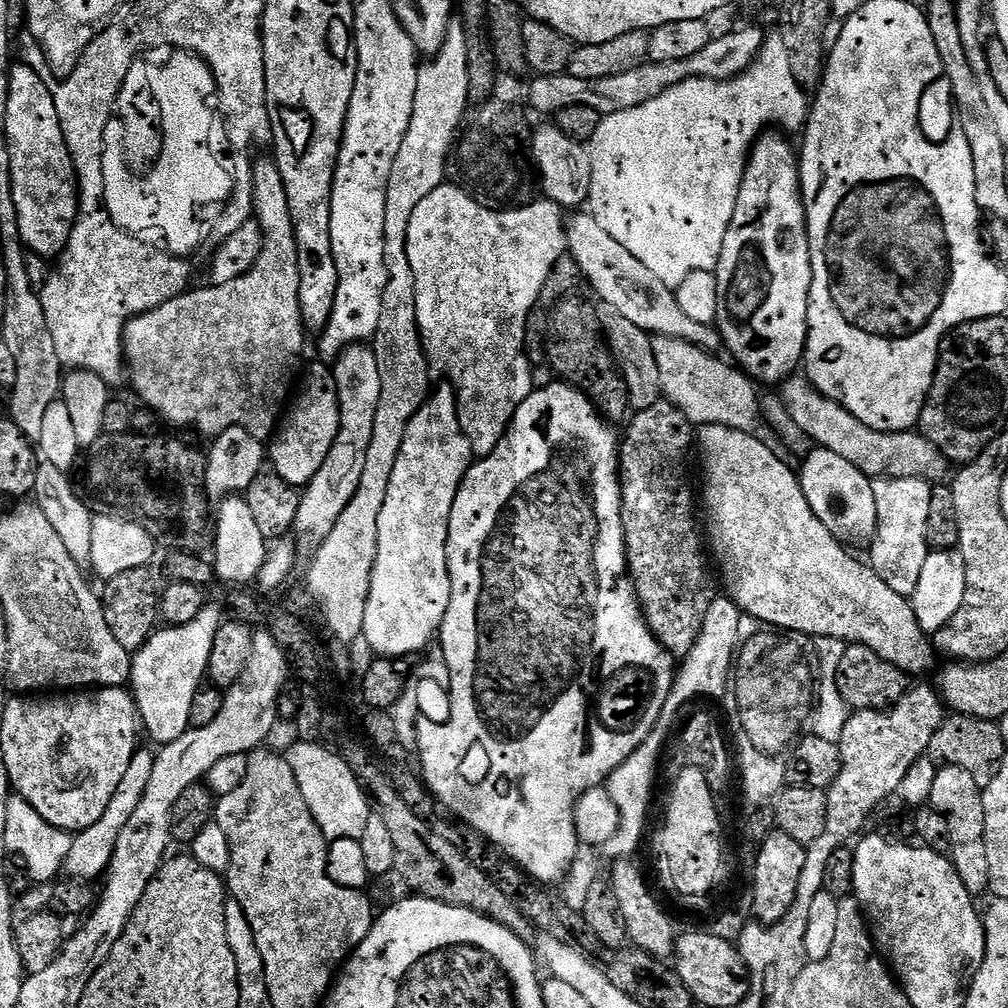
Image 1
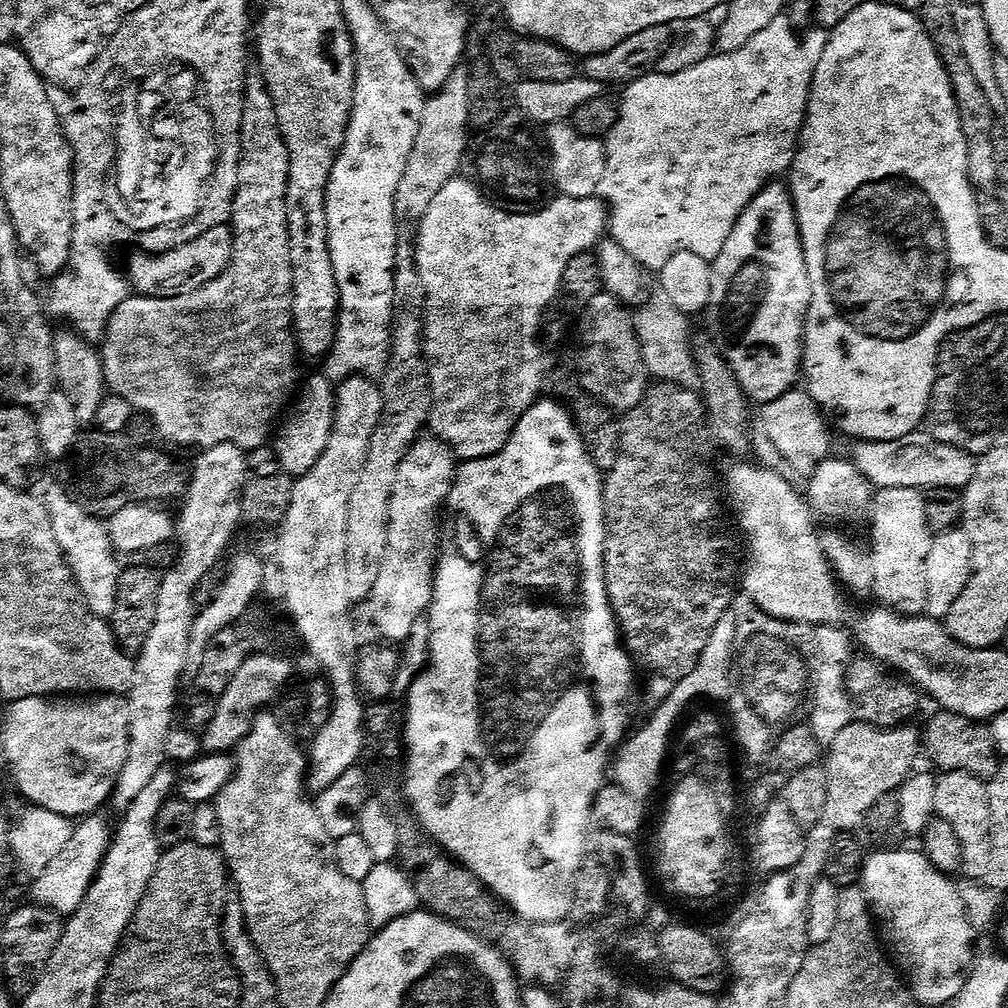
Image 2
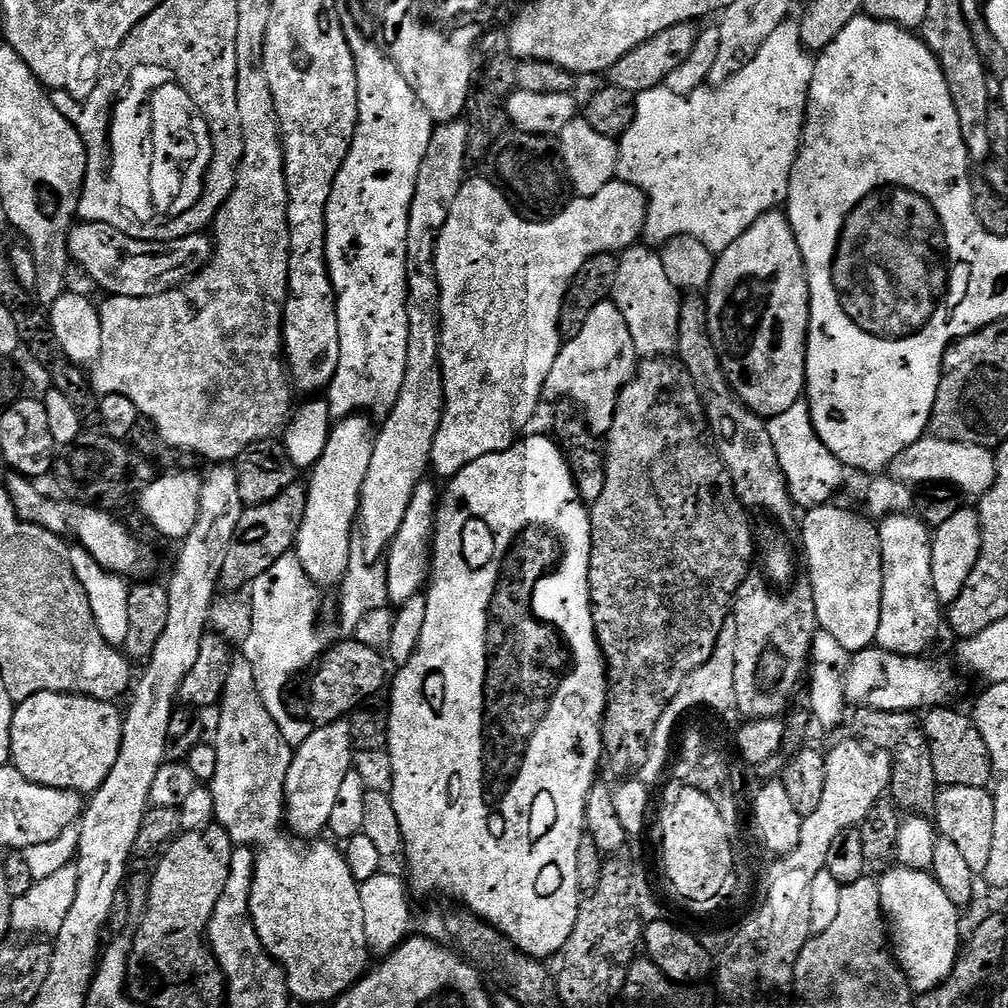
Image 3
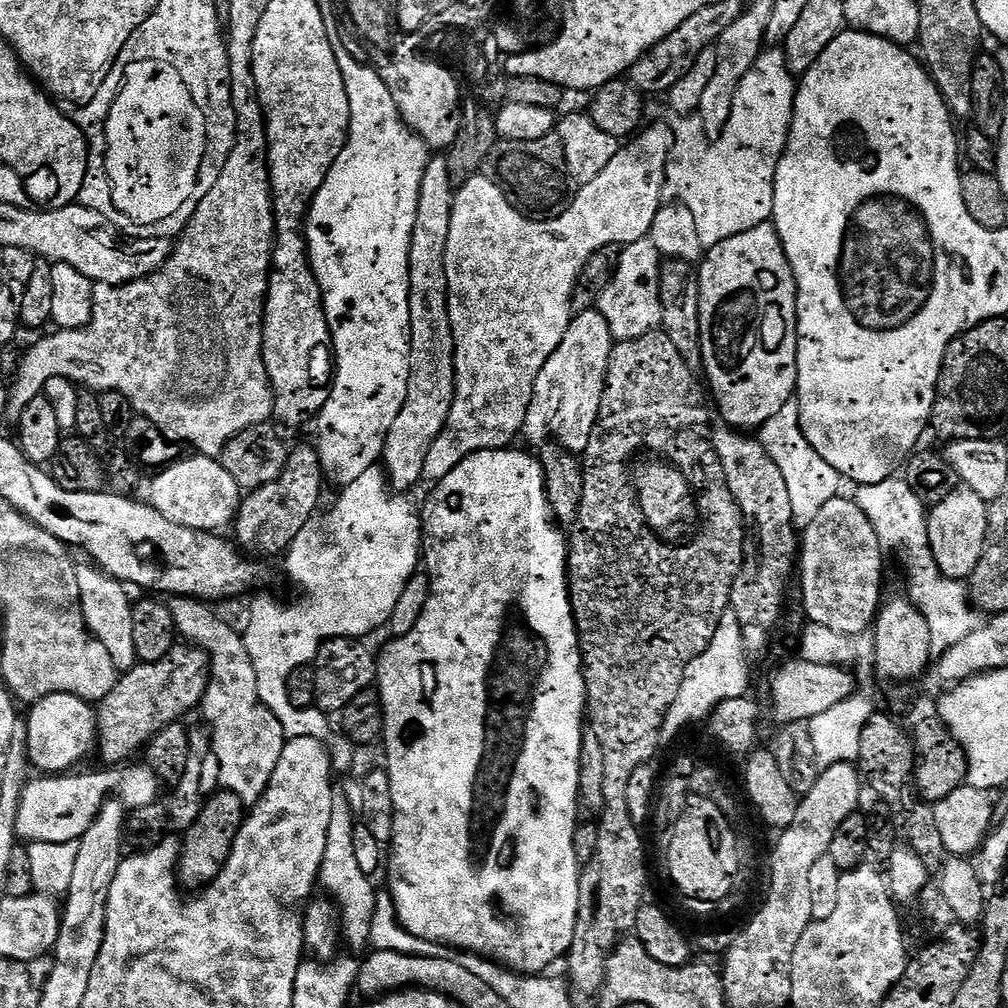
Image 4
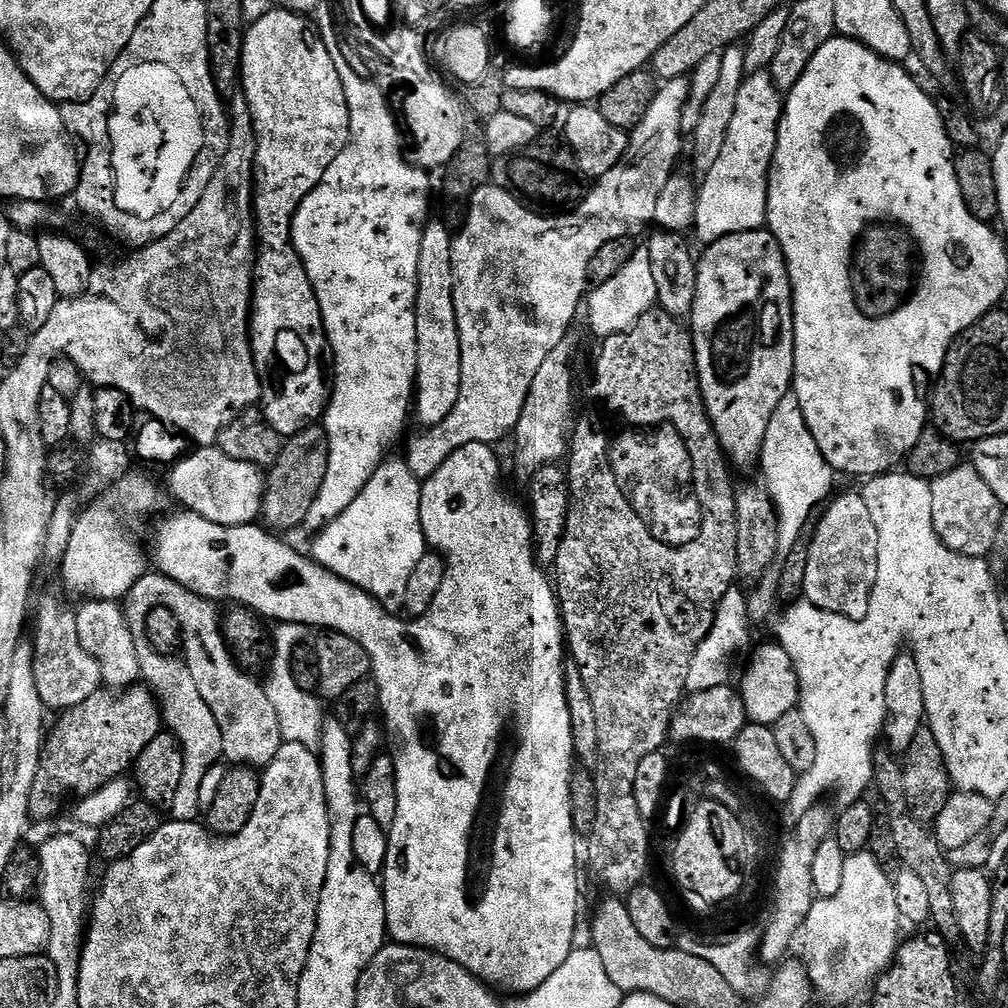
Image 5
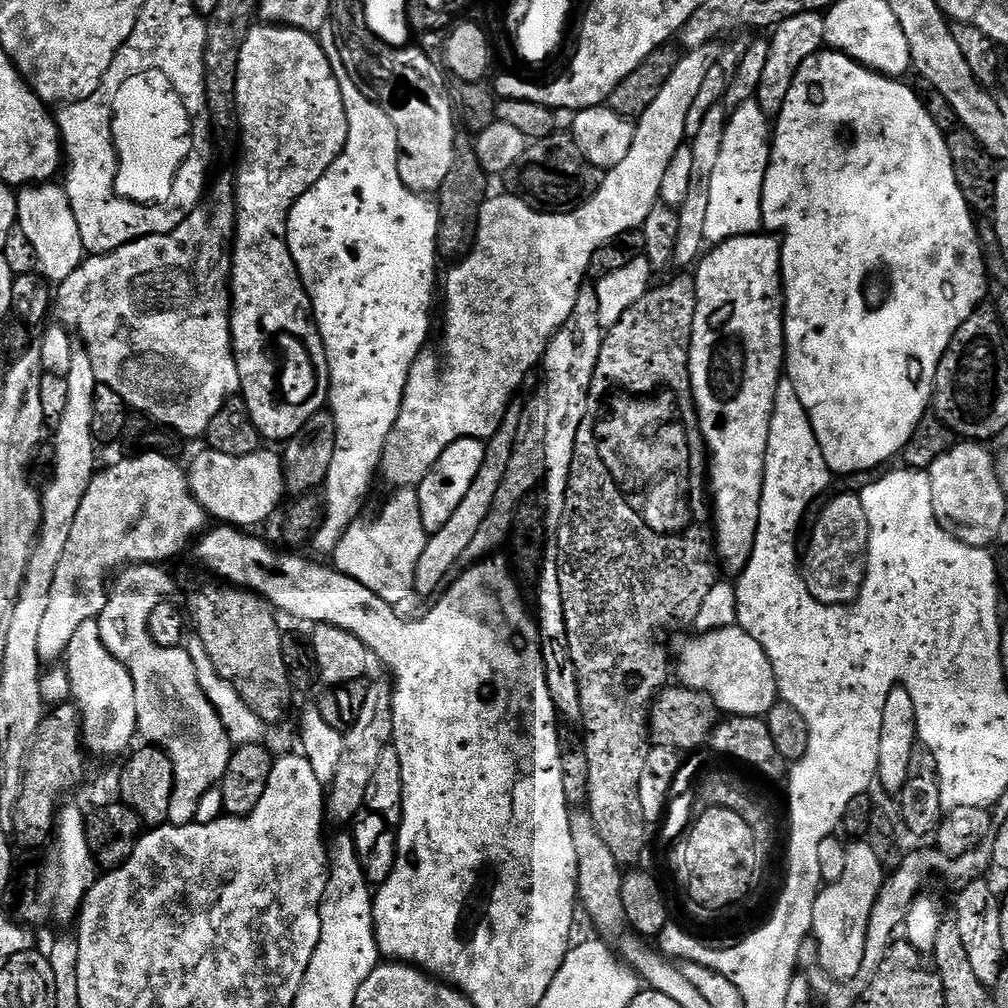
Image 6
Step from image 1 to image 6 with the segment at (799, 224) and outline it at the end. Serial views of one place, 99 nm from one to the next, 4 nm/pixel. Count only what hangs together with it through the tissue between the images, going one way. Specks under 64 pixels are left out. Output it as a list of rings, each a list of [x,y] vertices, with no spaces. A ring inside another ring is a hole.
[[[753,234],[730,238],[715,245],[711,251],[694,268],[696,313],[692,327],[692,348],[688,350],[688,365],[692,393],[696,399],[696,415],[700,418],[700,433],[704,435],[707,454],[712,455],[710,500],[714,505],[716,555],[723,571],[725,568],[728,572],[739,574],[750,562],[758,534],[770,418],[776,391],[786,368],[784,281],[780,275],[780,241],[775,235]]]

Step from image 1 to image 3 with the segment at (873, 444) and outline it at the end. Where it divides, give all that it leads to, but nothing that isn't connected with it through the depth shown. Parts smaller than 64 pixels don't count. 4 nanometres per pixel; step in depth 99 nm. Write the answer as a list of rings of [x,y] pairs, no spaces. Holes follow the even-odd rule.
[[[925,434],[892,460],[890,475],[892,479],[901,480],[909,486],[950,484],[961,493],[969,492],[973,498],[979,498],[987,492],[996,477],[996,454],[991,448],[940,440],[937,436]]]

